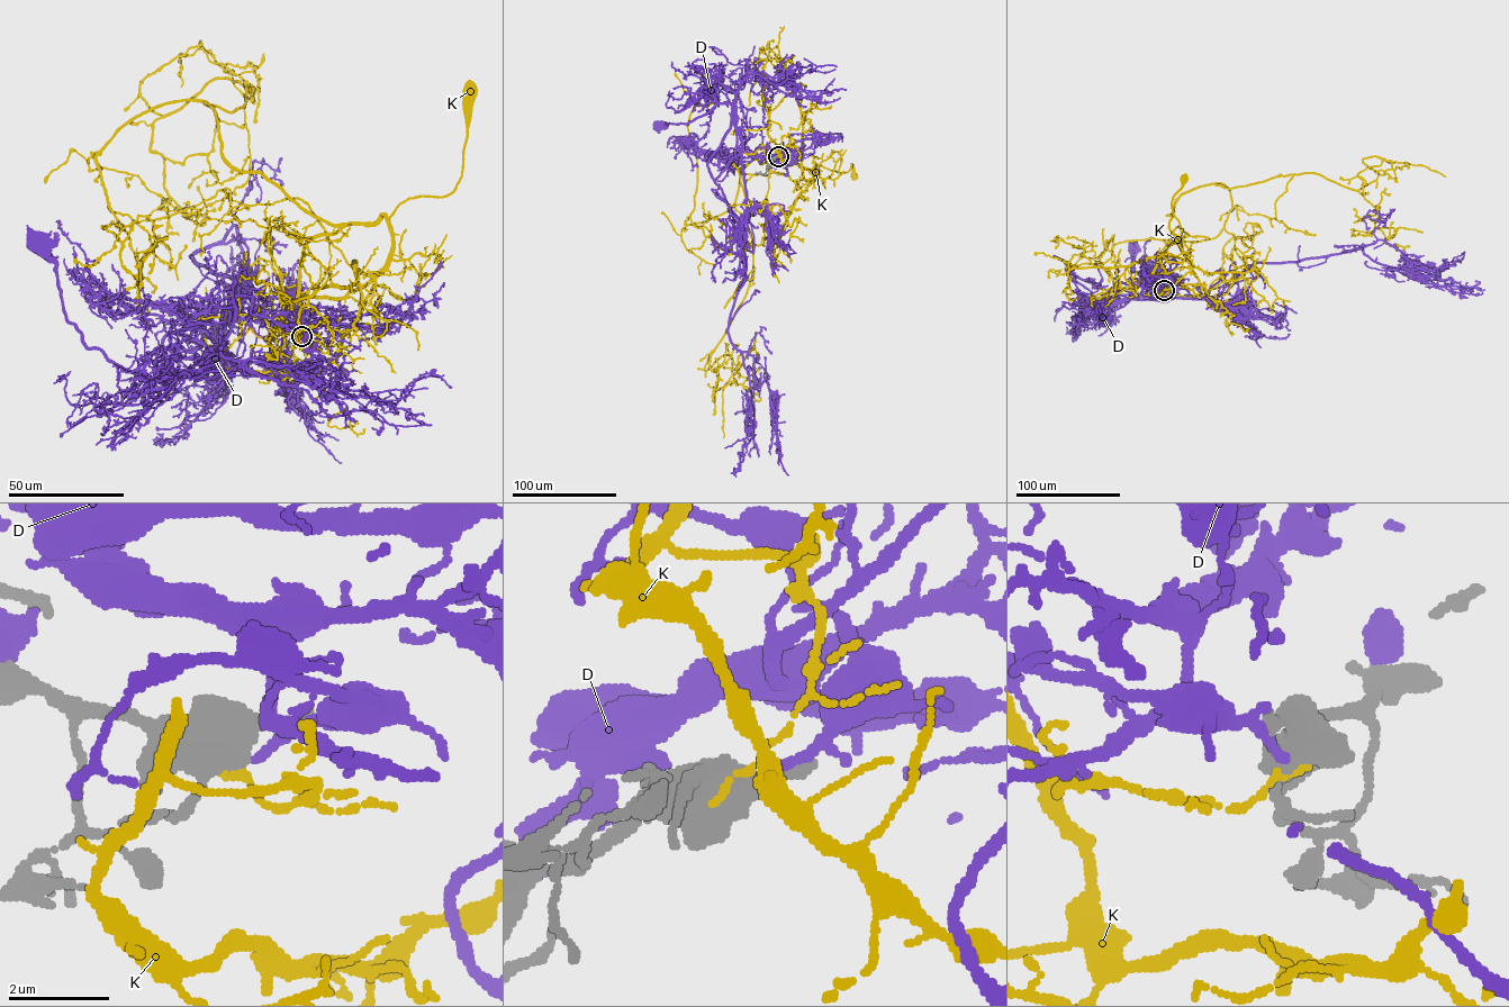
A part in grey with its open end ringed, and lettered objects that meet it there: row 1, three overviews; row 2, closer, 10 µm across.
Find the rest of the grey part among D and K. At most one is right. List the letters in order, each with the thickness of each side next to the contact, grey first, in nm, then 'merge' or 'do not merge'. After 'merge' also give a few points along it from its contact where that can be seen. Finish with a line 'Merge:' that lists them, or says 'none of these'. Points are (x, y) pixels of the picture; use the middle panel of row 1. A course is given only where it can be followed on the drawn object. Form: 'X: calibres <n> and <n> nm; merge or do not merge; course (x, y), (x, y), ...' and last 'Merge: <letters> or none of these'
D: calibres 420 and 180 nm; do not merge
K: calibres 600 and 120 nm; do not merge
Merge: none of these

